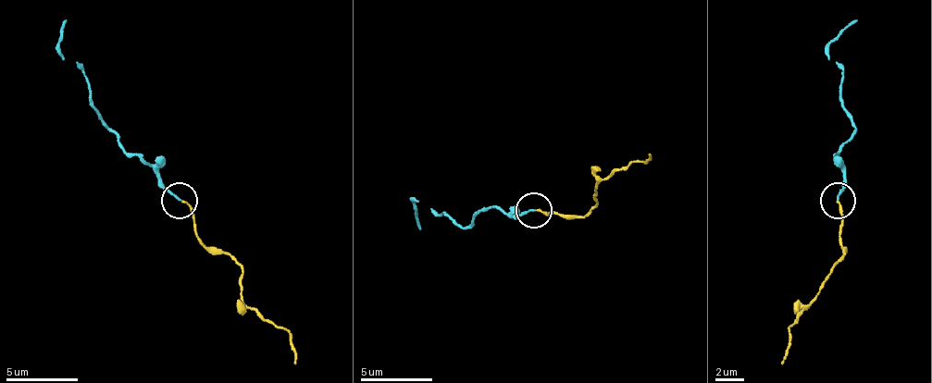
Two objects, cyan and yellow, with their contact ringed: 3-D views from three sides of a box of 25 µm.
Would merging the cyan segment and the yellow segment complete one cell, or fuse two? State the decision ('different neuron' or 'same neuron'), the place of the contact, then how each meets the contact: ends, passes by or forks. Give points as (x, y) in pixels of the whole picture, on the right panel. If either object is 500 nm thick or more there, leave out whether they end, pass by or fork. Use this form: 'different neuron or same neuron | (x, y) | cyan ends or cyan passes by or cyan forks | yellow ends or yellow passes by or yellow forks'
same neuron | (838, 200) | cyan ends | yellow ends

